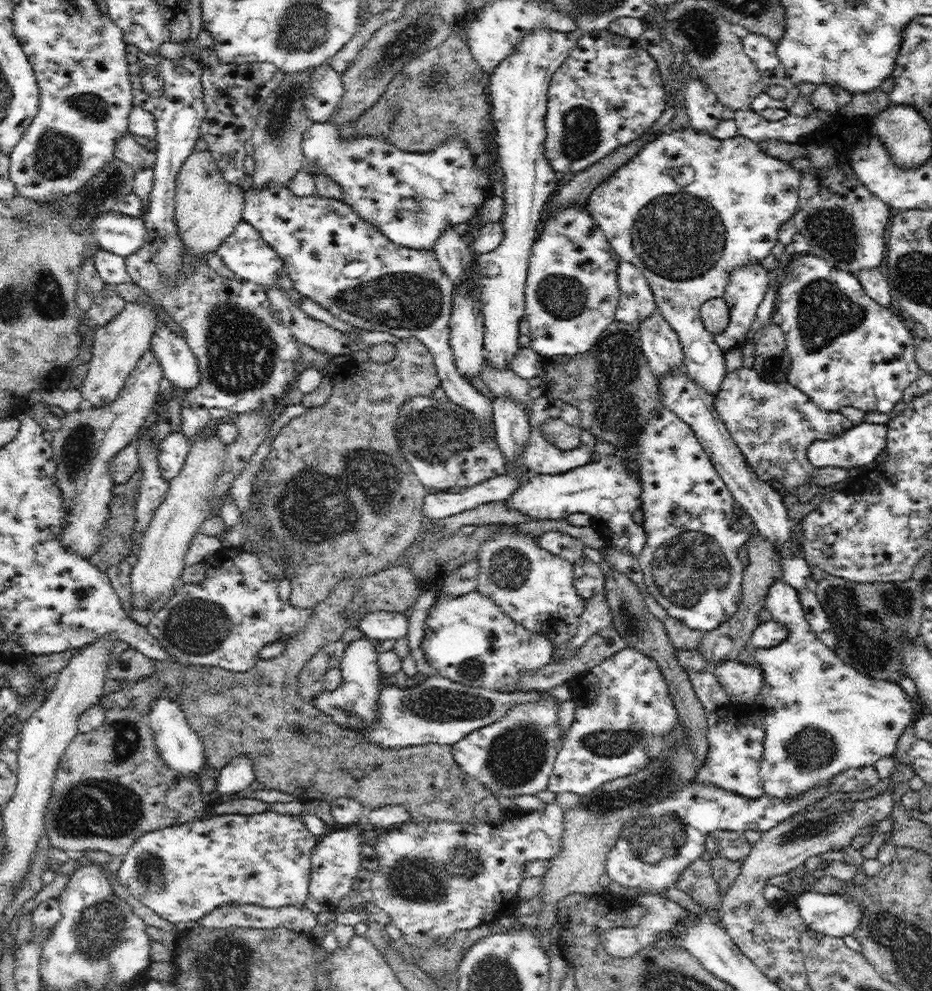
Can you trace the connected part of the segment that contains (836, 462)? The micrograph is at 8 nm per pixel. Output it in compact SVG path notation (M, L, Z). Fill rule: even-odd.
M862 422L860 425L846 430L838 438L830 440L818 440L807 448L807 457L815 468L828 468L828 466L839 466L847 468L854 474L865 472L865 465L876 461L880 452L885 449L887 444L887 426L884 424L871 424Z

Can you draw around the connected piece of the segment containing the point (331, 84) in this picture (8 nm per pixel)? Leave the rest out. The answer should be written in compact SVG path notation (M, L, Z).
M326 63L313 72L311 85L304 98L305 112L313 122L332 120L344 96L344 86L339 75Z

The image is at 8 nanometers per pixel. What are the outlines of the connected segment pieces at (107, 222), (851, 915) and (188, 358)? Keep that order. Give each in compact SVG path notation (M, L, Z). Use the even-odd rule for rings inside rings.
M115 210L98 215L93 222L93 235L99 248L123 257L144 244L146 233L144 219Z
M804 888L797 895L797 906L801 918L805 922L807 929L822 932L828 936L832 935L838 938L850 936L860 927L863 910L858 901L848 899L846 895L838 893L820 894L809 888Z
M159 321L150 350L160 362L163 377L170 380L176 389L194 390L200 384L201 373L187 341L174 334L170 328Z

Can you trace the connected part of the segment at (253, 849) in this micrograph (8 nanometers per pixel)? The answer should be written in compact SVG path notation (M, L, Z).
M276 812L224 814L194 820L142 834L122 858L116 879L132 896L178 927L180 922L200 922L206 914L226 904L258 904L265 908L304 906L311 875L311 858L318 838L313 836L301 816Z

